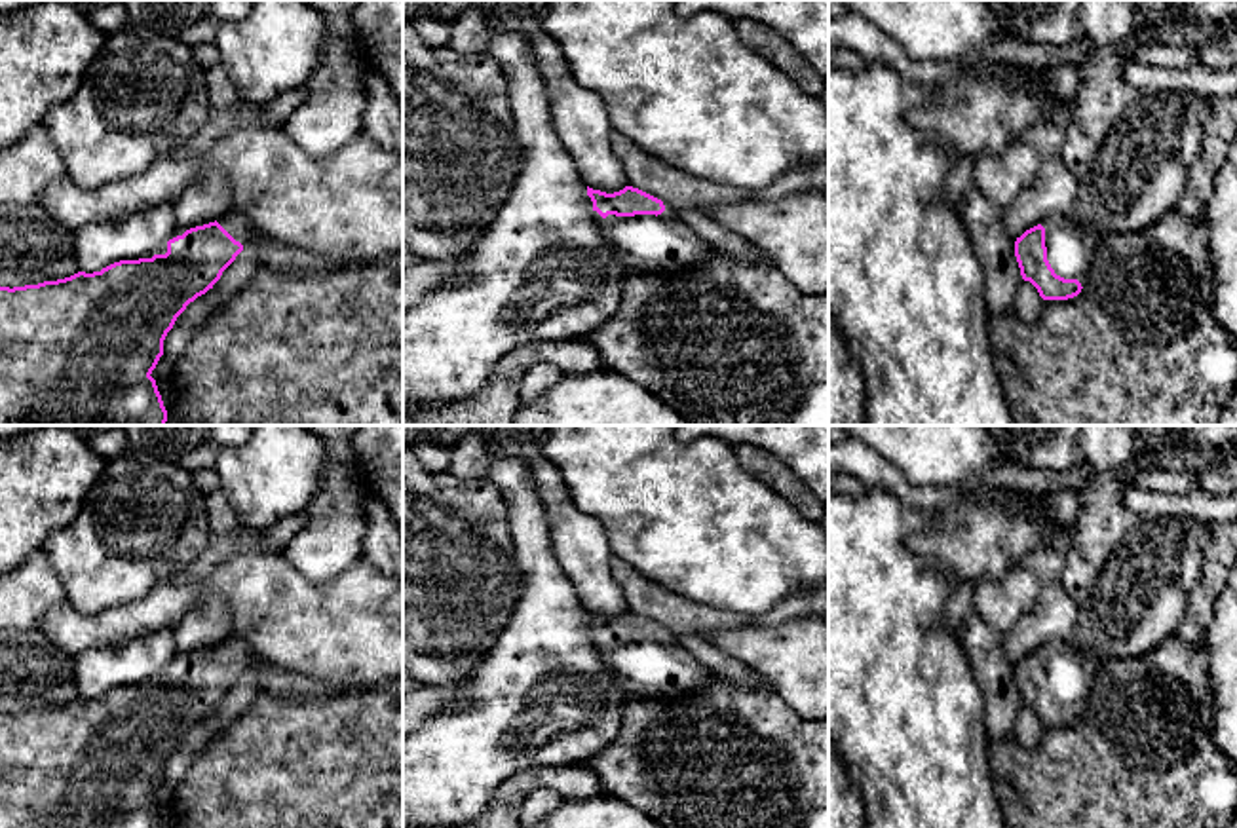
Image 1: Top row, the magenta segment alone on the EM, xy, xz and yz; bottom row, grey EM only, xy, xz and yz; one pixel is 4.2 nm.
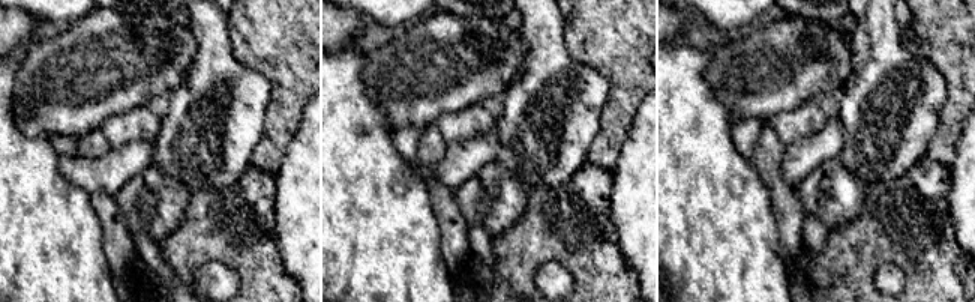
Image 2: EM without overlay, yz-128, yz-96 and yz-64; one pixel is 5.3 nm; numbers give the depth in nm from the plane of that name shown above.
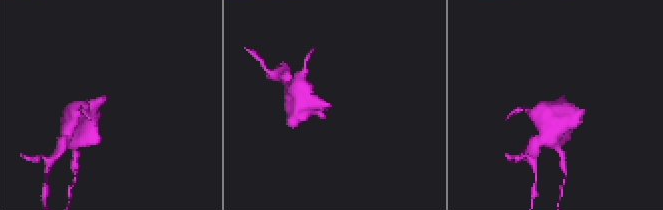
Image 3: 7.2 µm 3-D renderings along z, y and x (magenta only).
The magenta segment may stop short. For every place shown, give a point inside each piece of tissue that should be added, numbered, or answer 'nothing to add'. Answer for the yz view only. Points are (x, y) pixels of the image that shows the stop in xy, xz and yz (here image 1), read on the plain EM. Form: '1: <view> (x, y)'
1: yz (1068, 677)

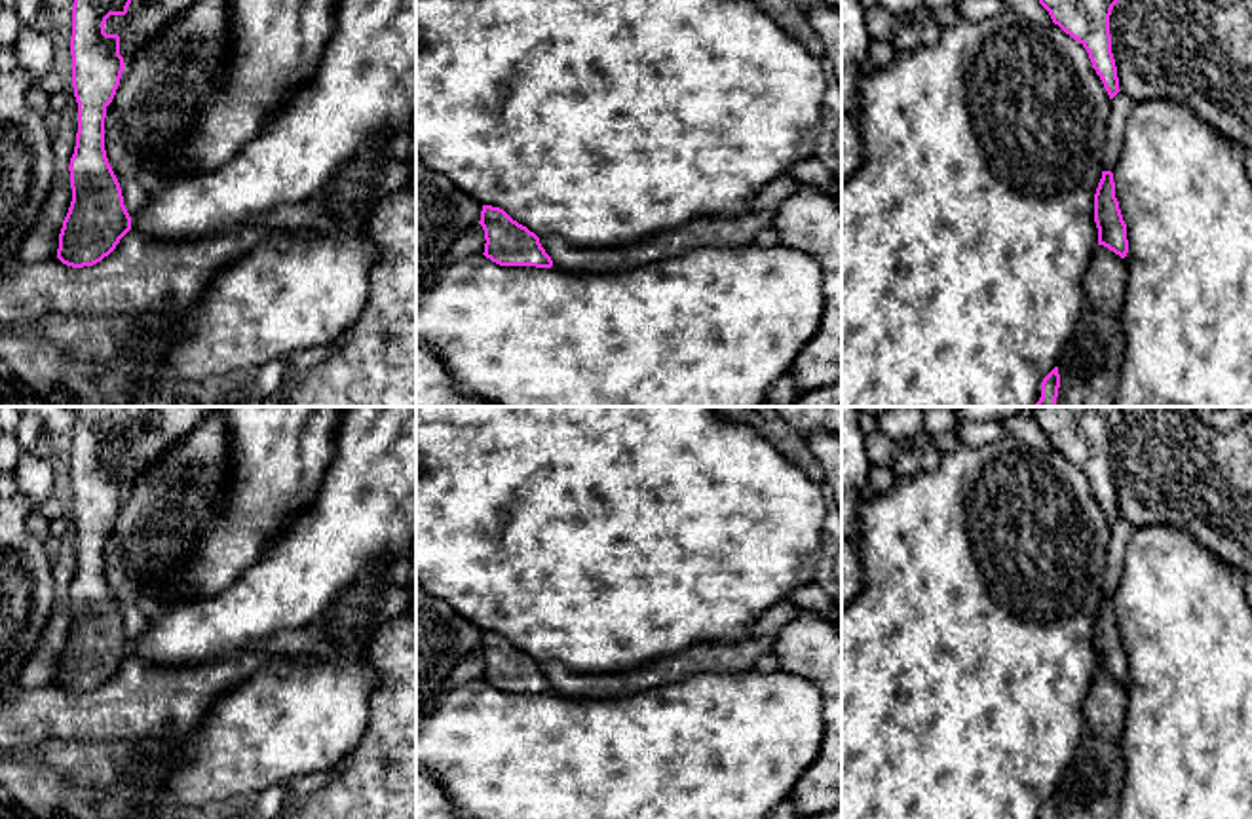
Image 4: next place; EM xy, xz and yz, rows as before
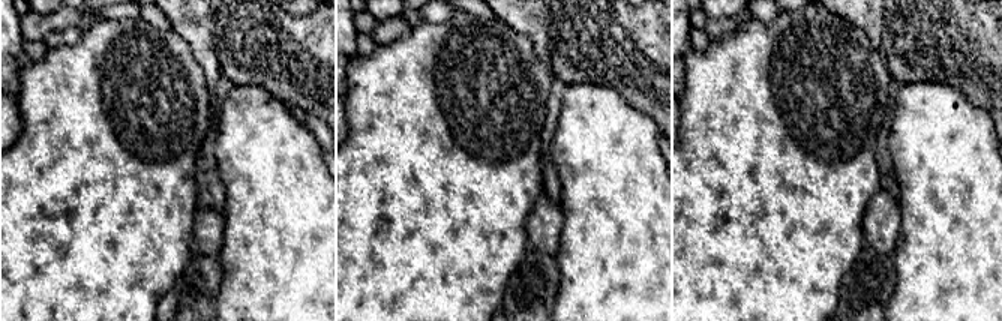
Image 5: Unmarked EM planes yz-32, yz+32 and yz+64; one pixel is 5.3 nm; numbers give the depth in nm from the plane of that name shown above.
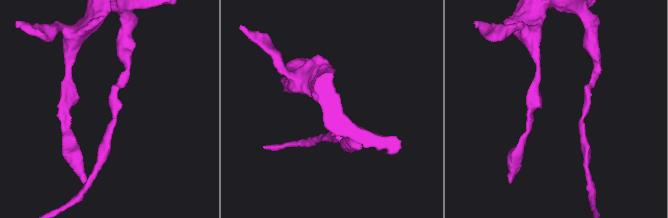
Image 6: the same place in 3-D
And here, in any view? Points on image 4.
nothing to add

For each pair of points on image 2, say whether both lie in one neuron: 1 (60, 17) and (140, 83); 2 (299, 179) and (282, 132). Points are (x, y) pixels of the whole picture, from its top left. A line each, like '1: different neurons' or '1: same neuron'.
1: different neurons
2: different neurons

